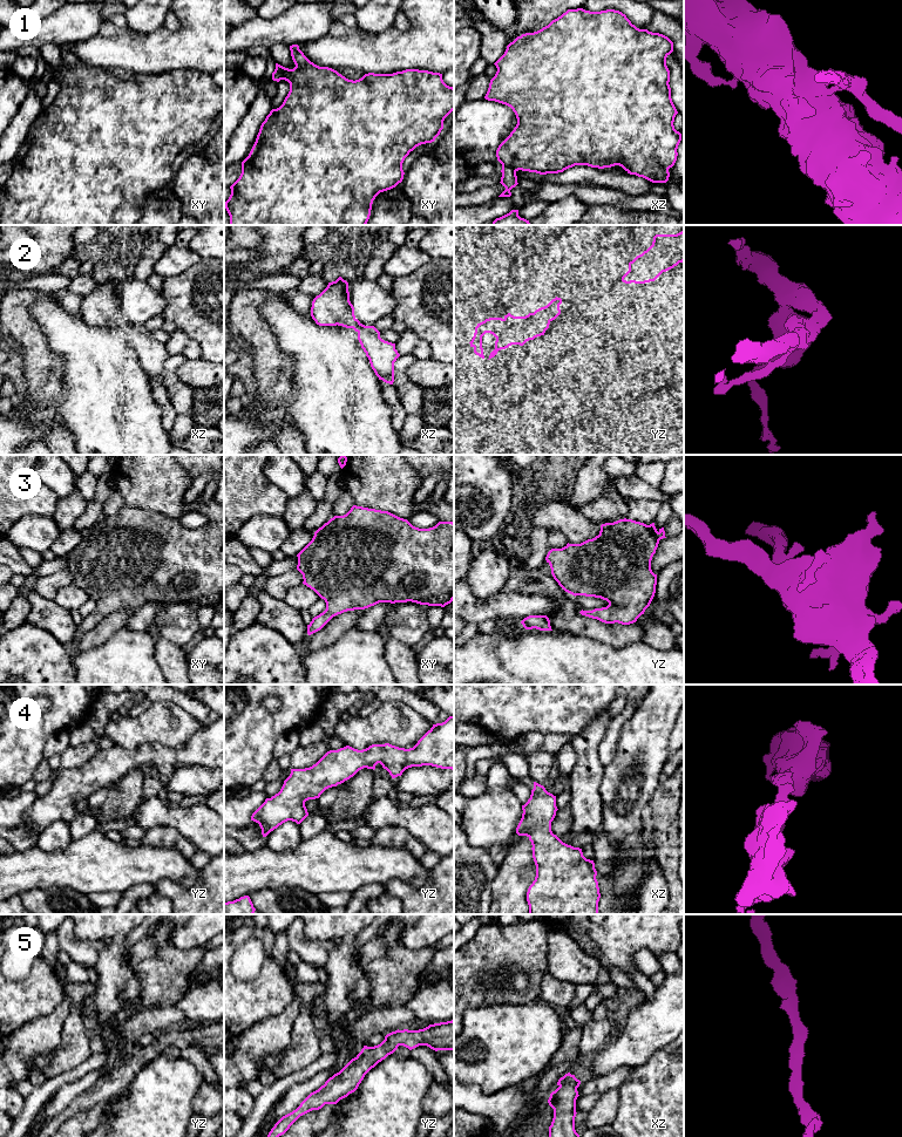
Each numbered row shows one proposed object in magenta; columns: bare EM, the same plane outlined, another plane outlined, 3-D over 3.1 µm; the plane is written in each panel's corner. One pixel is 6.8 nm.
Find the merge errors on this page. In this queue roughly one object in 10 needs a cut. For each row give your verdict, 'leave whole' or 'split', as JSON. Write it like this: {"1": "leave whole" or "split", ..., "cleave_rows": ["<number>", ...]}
{"1": "split", "2": "leave whole", "3": "leave whole", "4": "leave whole", "5": "leave whole", "cleave_rows": ["1"]}

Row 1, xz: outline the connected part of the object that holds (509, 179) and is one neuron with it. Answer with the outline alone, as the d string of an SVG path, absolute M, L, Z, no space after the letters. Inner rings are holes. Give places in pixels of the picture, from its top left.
M503 166L501 172L502 177L500 183L506 188L506 190L499 197L510 197L510 190L518 184L516 171L511 168Z

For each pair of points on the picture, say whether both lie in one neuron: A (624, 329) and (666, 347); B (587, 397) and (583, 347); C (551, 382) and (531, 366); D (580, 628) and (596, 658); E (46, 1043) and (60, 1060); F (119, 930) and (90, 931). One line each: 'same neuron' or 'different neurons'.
A: different neurons
B: same neuron
C: same neuron
D: different neurons
E: different neurons
F: same neuron

